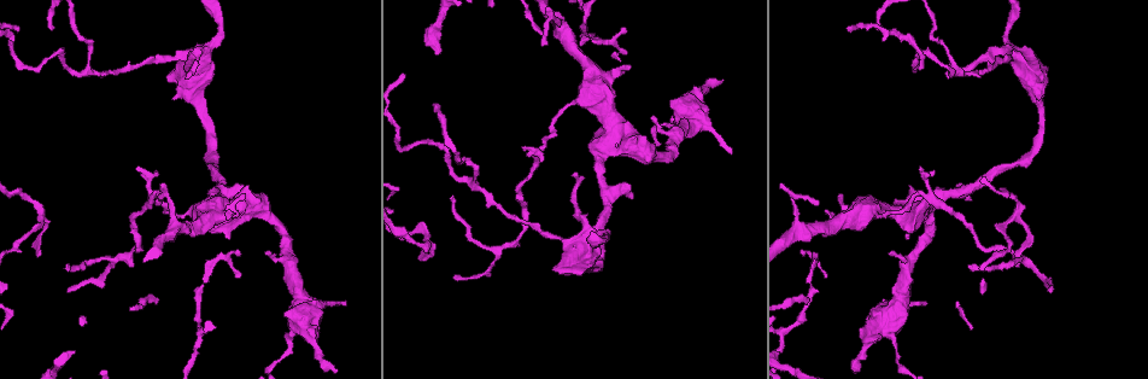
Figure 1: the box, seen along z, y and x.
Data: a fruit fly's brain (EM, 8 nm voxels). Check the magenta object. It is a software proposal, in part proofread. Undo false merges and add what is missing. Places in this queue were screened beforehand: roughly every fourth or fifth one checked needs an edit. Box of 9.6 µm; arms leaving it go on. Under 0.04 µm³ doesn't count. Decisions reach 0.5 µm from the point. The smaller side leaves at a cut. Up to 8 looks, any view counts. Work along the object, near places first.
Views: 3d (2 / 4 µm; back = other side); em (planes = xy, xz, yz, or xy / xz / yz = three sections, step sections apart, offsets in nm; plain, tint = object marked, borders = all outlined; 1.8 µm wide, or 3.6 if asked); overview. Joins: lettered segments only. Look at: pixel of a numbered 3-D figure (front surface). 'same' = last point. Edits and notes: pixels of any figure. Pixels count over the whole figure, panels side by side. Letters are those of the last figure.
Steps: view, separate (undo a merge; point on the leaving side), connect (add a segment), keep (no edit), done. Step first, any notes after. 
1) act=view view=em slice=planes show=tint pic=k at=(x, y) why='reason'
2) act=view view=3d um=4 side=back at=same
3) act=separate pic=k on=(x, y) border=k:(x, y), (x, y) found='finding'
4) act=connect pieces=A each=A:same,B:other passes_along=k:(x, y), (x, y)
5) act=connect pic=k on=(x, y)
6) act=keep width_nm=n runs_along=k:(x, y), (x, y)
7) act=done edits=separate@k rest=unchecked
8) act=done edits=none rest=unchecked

act=view view=em slice=yz step=16 show=tint pic=1 at=(49, 29) why='tapers out'

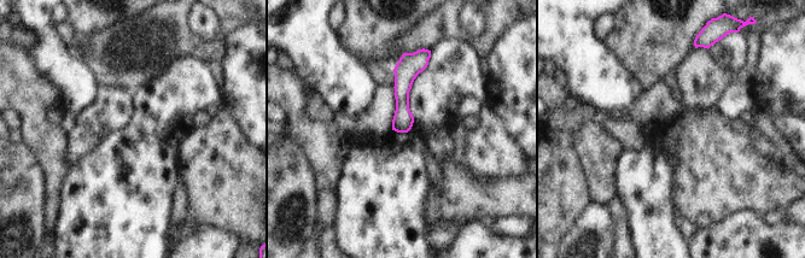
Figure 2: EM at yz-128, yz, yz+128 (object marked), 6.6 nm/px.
act=view view=em slice=planes show=borders at=same why='cut it another way'

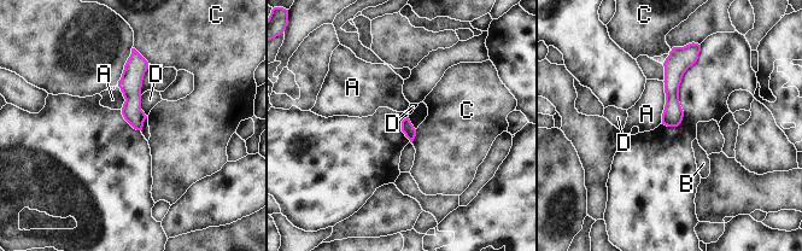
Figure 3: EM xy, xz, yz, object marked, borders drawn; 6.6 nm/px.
act=keep each=A:other,B:other,C:other,D:other runs_along=3:(134, 53), (133, 115), (139, 127) found='no lettered segment goes on from it'

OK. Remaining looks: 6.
act=view view=em slice=planes show=borders pic=1 at=(1008, 41) why='calibre changes'

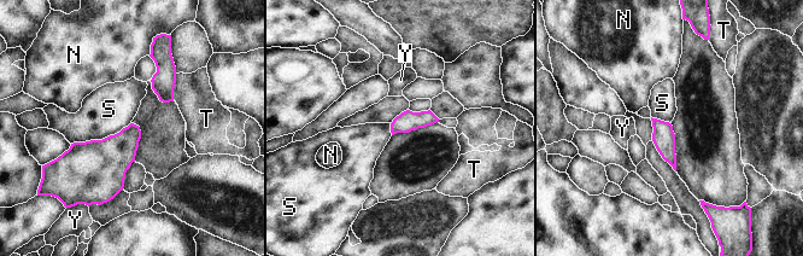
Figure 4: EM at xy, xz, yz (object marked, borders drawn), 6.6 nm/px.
act=keep longest_contact=S:420nm each=N:other,S:other,T:other,Y:other border=4:(130, 122), (101, 139), (71, 144) found='one neuron here'

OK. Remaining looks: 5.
act=view view=em slice=planes show=borders pic=1 at=(137, 167)

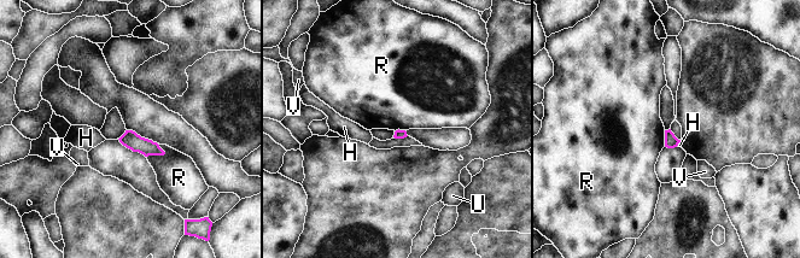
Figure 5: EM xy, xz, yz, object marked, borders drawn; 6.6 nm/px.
act=keep longest_contact=R:140nm each=H:other,R:other,U:other,V:other border=5:(165, 152), (146, 157) found='no lettered segment goes on from it'

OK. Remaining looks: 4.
act=done edits=none rest=unchecked

